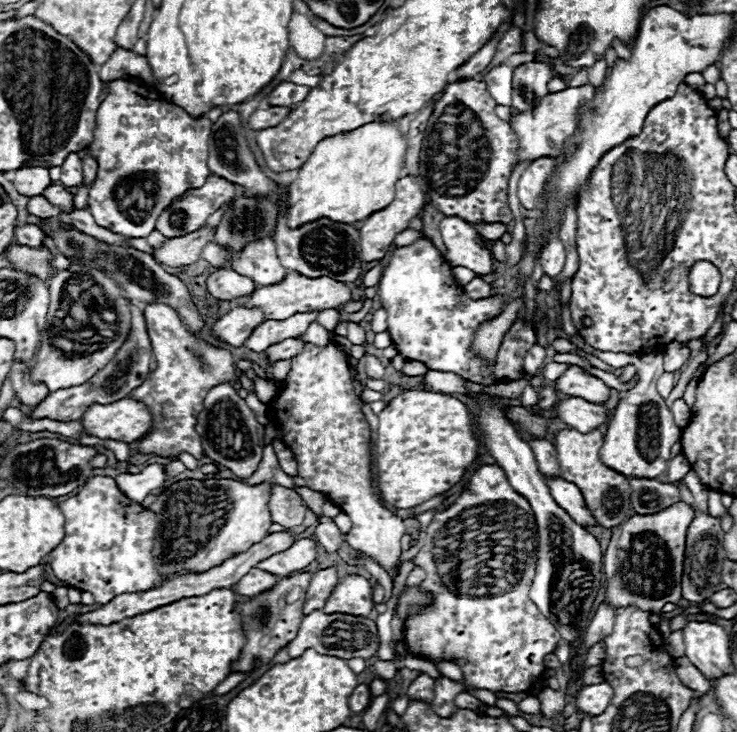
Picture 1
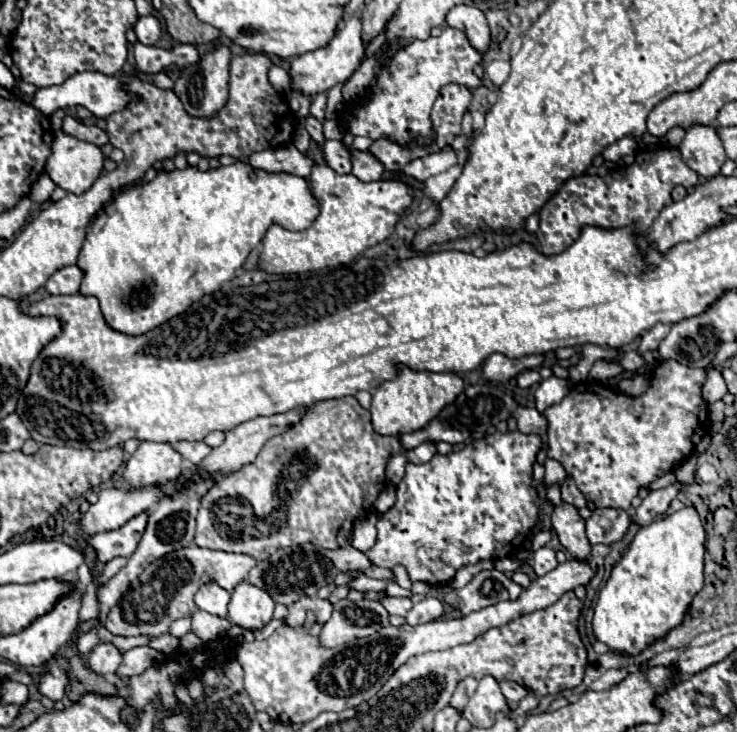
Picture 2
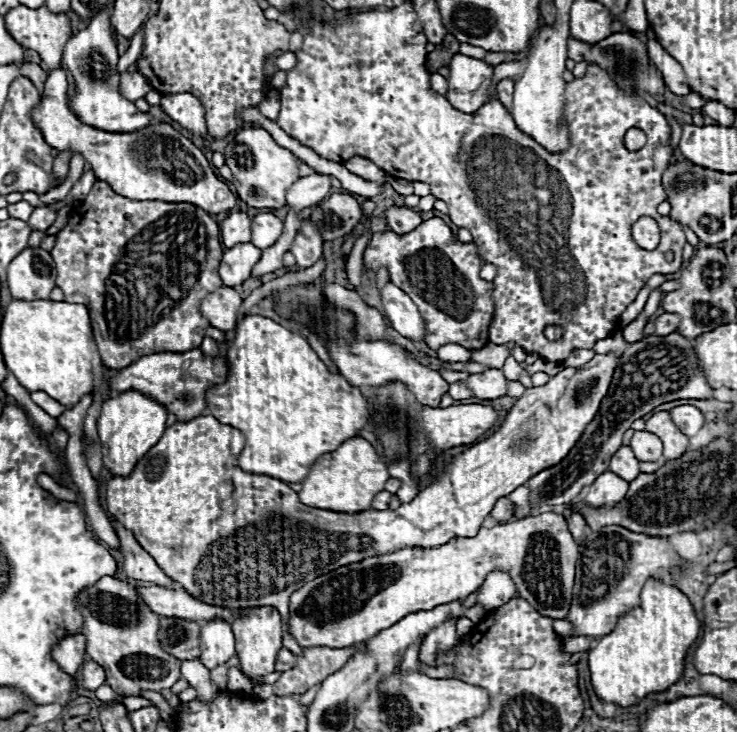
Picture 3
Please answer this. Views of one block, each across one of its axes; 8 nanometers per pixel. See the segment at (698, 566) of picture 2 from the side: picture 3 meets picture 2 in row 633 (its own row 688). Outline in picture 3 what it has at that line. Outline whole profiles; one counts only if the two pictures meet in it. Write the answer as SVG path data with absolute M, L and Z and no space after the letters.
M648 580L640 598L642 604L622 616L614 632L602 636L598 646L588 654L596 696L602 702L612 702L622 708L630 708L644 696L664 692L676 684L682 678L686 654L700 634L700 620L692 604L676 586Z

